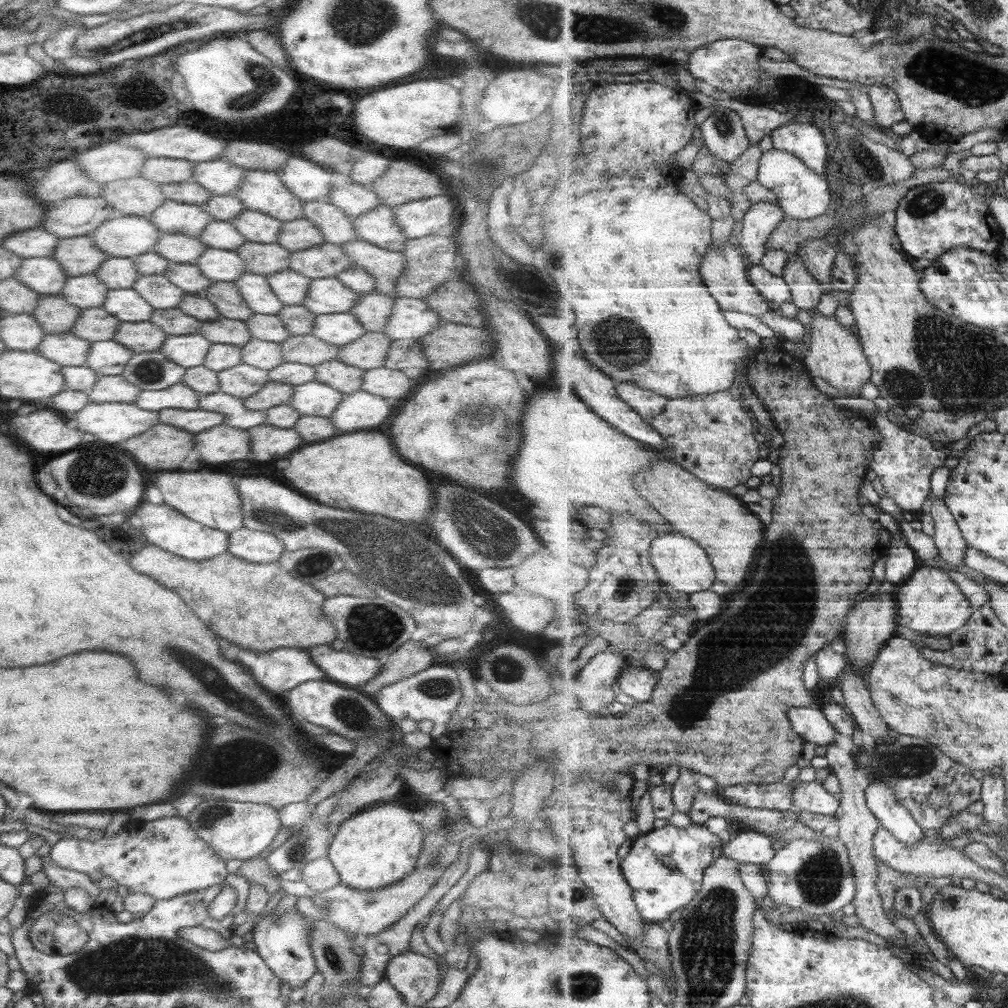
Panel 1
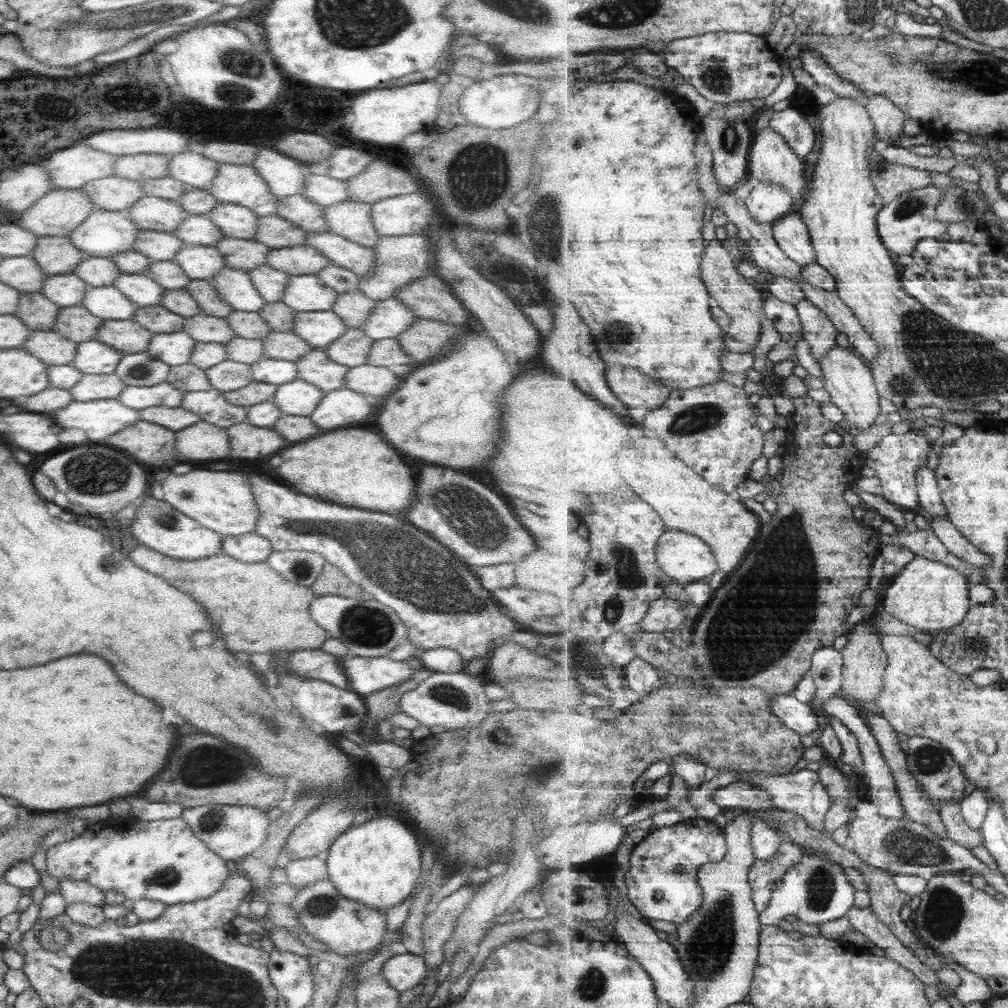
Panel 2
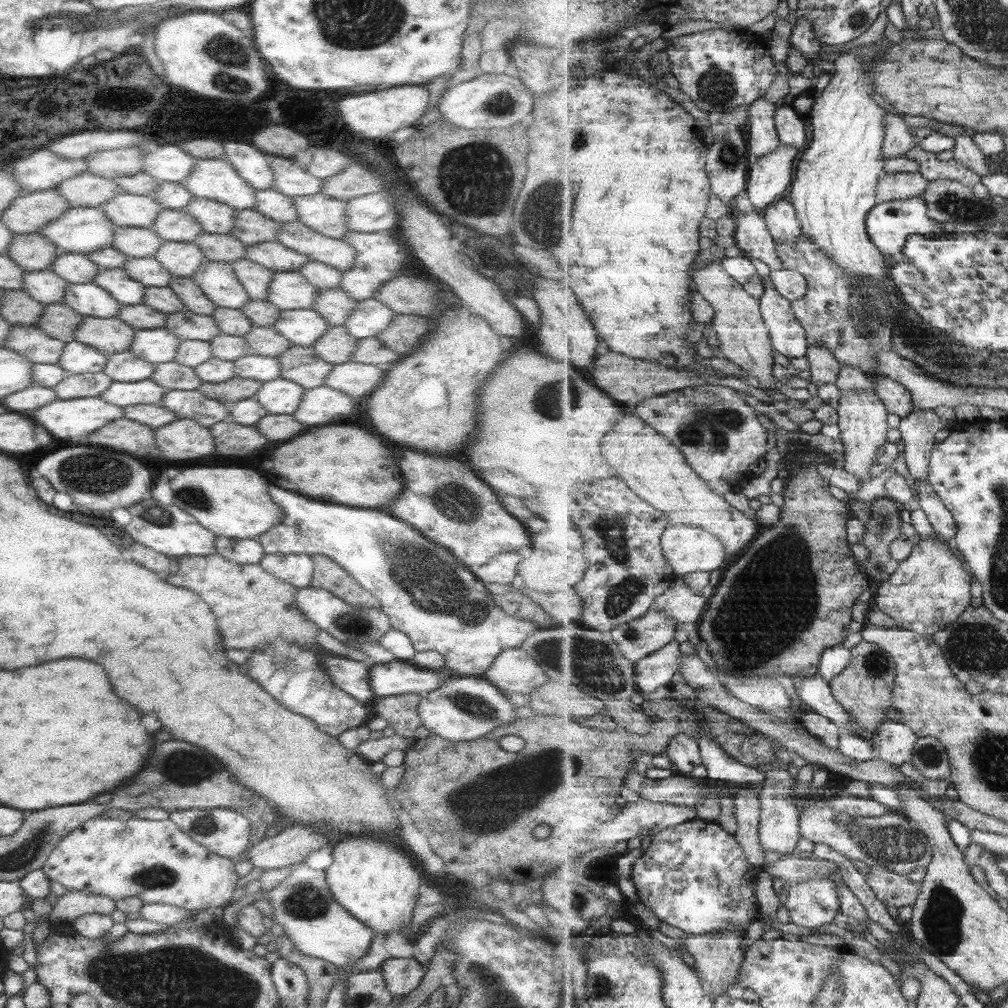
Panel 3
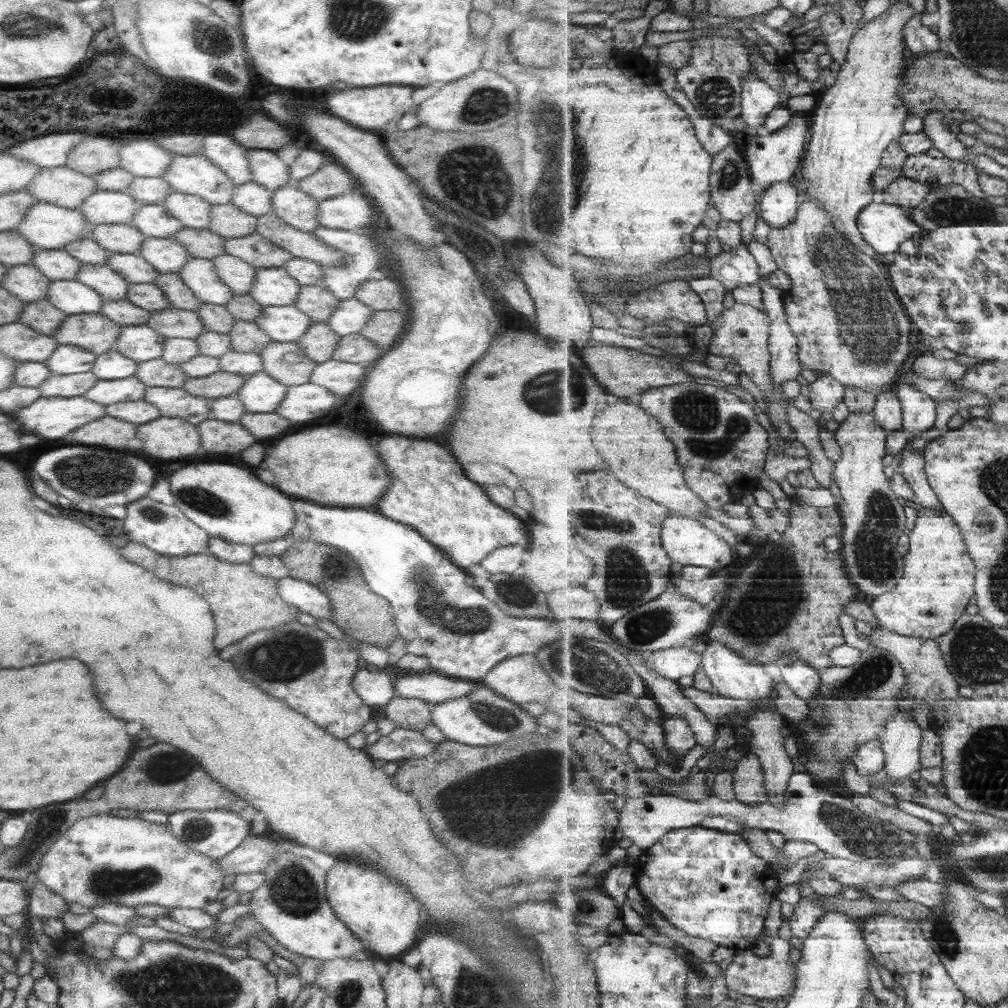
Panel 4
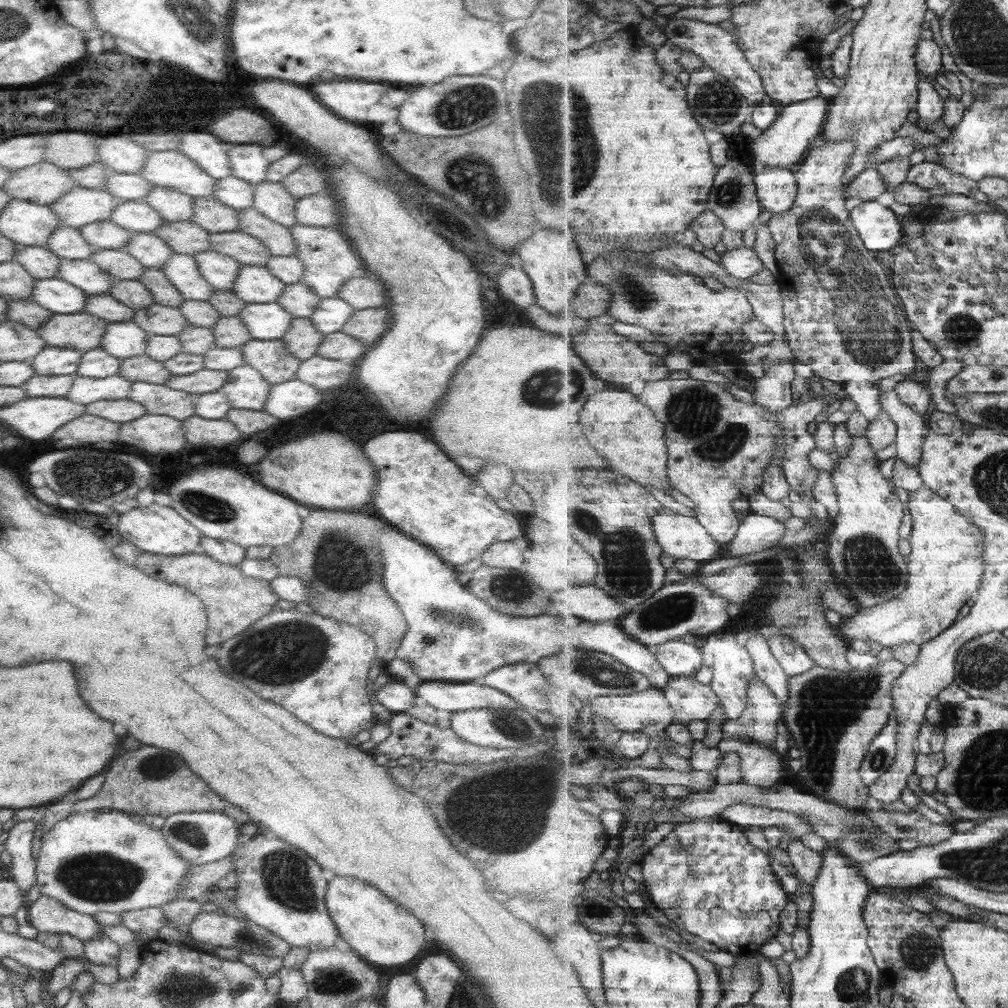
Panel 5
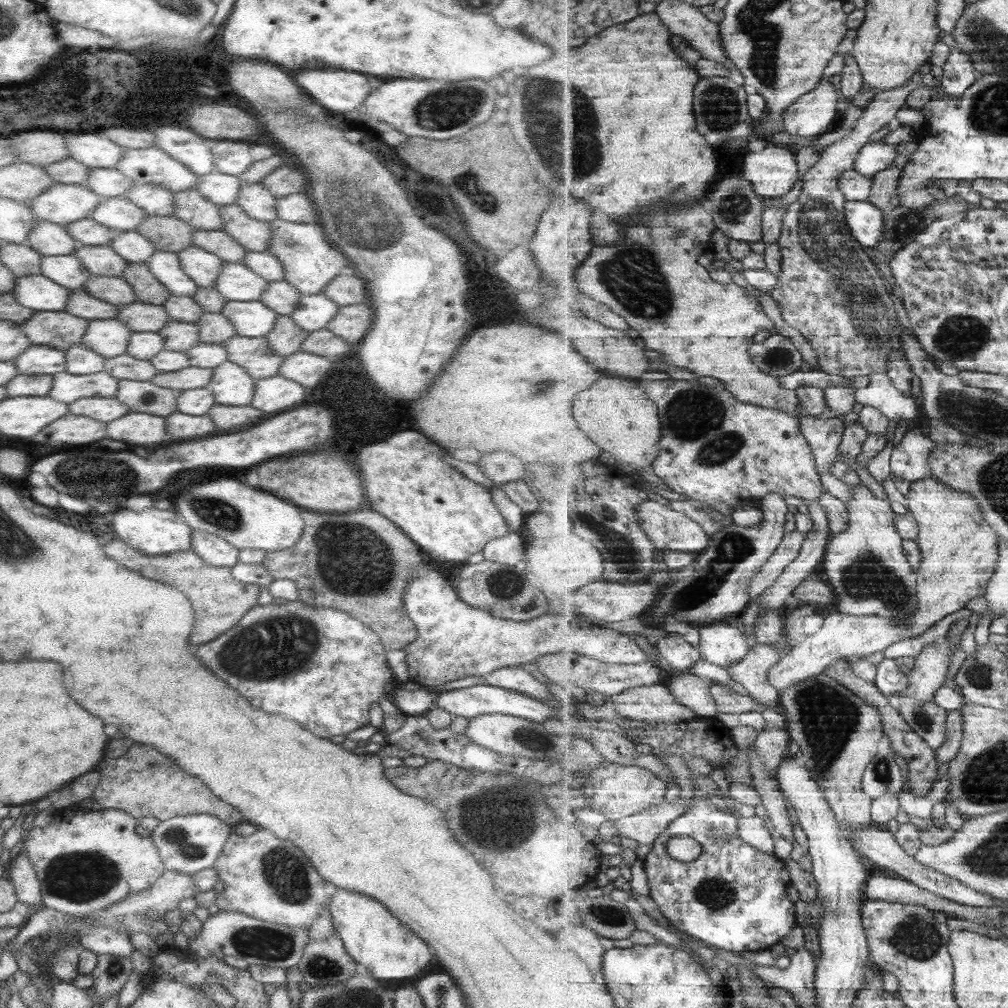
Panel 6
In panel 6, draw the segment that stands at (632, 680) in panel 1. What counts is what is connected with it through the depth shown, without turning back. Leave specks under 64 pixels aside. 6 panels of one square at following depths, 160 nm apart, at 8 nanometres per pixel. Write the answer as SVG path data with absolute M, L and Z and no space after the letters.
M667 632L666 636L658 639L656 647L674 669L687 672L695 663L702 659L702 652L697 645L689 644L685 634Z

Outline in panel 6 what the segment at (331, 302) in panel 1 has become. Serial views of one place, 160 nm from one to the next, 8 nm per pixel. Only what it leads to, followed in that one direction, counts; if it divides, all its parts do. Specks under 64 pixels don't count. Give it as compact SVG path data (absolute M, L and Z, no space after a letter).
M223 263L213 287L225 299L233 302L255 302L267 282L241 264Z

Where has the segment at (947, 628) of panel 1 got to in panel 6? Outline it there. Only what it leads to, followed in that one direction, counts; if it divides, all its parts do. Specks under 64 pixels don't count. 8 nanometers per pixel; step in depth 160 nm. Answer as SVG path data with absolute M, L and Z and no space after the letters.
M927 477L912 482L911 492L905 496L908 510L912 512L919 528L917 542L922 550L922 566L918 572L918 610L910 618L887 618L881 616L855 616L835 612L824 615L823 625L812 635L798 642L781 657L781 660L768 670L768 681L780 692L790 686L795 686L809 680L812 676L824 674L835 662L847 658L852 660L858 655L871 656L875 652L884 653L896 642L918 637L926 633L939 620L956 613L965 613L965 606L969 600L985 596L990 580L998 570L1000 557L1000 538L998 532L989 524L980 509L979 502L969 492L957 492L951 485L945 484L939 477Z

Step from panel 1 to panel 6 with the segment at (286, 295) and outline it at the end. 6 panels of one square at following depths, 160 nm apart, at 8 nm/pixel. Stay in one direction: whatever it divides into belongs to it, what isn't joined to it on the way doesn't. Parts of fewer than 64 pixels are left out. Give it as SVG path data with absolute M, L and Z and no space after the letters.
M189 246L176 254L179 267L195 283L195 287L213 288L223 260L195 246Z

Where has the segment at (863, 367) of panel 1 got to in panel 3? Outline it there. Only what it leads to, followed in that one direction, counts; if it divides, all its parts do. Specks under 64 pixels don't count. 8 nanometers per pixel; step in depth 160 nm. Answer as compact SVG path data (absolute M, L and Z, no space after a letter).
M852 390L851 392L842 392L840 405L837 410L838 428L840 429L839 439L844 445L844 455L846 458L845 470L858 476L858 478L870 479L869 470L873 464L879 462L879 450L881 446L886 446L887 432L887 407L879 398L875 390Z

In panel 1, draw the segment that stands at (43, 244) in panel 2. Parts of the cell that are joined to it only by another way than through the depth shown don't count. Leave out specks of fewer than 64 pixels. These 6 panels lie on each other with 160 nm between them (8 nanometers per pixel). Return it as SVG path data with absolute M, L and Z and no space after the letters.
M89 236L59 239L50 256L69 278L91 274L107 258L93 246Z

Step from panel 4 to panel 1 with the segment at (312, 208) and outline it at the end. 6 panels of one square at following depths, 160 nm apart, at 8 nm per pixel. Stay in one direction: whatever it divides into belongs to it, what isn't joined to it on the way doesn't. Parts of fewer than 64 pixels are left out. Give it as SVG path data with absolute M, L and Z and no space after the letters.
M374 206L352 220L357 239L377 248L401 252L405 248L405 242L409 240L405 239L405 235L401 235L390 207Z

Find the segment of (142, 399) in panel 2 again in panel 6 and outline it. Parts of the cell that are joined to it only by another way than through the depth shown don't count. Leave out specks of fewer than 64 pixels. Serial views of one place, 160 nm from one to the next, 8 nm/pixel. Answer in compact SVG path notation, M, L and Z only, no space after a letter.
M63 371L51 375L51 378L46 397L63 404L78 398L114 398L117 386L115 378L102 371L81 376Z

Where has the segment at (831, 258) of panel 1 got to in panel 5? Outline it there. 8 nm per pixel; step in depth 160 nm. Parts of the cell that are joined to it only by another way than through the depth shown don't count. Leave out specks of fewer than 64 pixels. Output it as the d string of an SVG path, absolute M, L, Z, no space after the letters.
M763 167L761 172L755 172L757 192L762 207L775 214L789 212L798 195L798 180L796 172L783 167Z

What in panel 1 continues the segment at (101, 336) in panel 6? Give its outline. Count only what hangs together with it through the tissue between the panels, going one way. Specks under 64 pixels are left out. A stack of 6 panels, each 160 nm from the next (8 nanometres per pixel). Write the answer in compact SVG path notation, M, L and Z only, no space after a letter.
M198 332L183 336L165 335L158 351L184 370L200 366L210 342Z

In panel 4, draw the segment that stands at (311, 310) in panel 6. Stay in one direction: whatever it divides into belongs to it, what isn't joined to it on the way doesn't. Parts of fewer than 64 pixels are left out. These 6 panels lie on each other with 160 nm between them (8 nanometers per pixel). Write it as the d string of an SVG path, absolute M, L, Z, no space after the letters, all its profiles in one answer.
M355 298L341 300L327 317L325 323L333 334L342 337L357 333L363 324L367 322L371 311L373 310L367 308Z

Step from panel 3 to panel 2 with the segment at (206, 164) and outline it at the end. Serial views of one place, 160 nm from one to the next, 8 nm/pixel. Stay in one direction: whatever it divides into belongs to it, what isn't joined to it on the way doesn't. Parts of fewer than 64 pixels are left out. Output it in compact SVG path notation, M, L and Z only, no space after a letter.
M216 163L216 173L208 184L206 191L219 204L236 204L248 208L255 213L255 217L275 216L277 198L269 192L267 185L251 165Z

